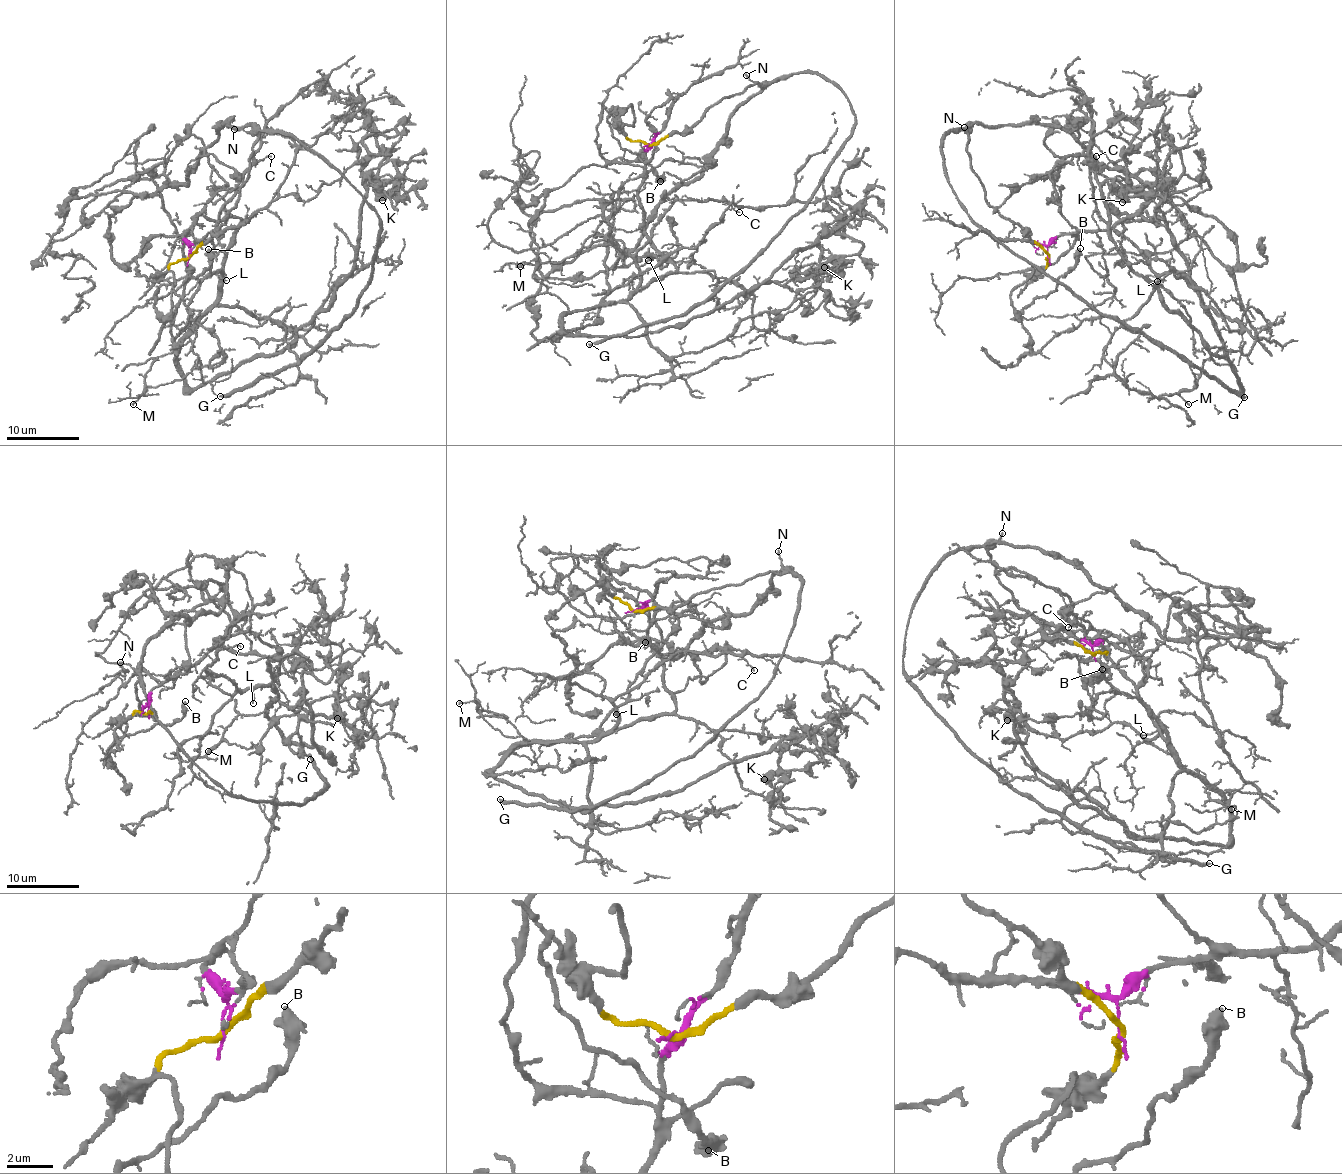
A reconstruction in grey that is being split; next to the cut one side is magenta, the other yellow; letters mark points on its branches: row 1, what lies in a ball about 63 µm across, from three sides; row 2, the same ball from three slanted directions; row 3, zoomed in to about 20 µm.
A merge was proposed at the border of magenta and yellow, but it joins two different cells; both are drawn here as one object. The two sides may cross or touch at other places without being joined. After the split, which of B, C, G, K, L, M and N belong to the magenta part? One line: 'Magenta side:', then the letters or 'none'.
Magenta side: C, K, L, M

